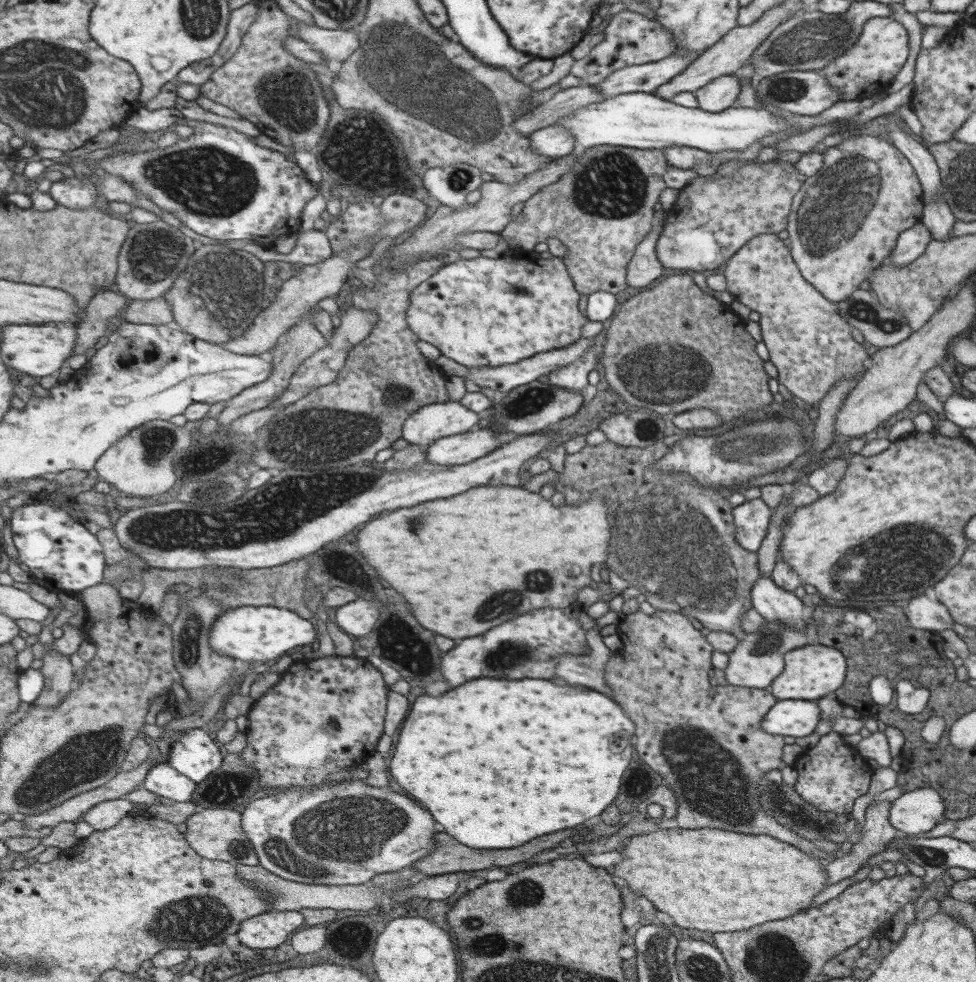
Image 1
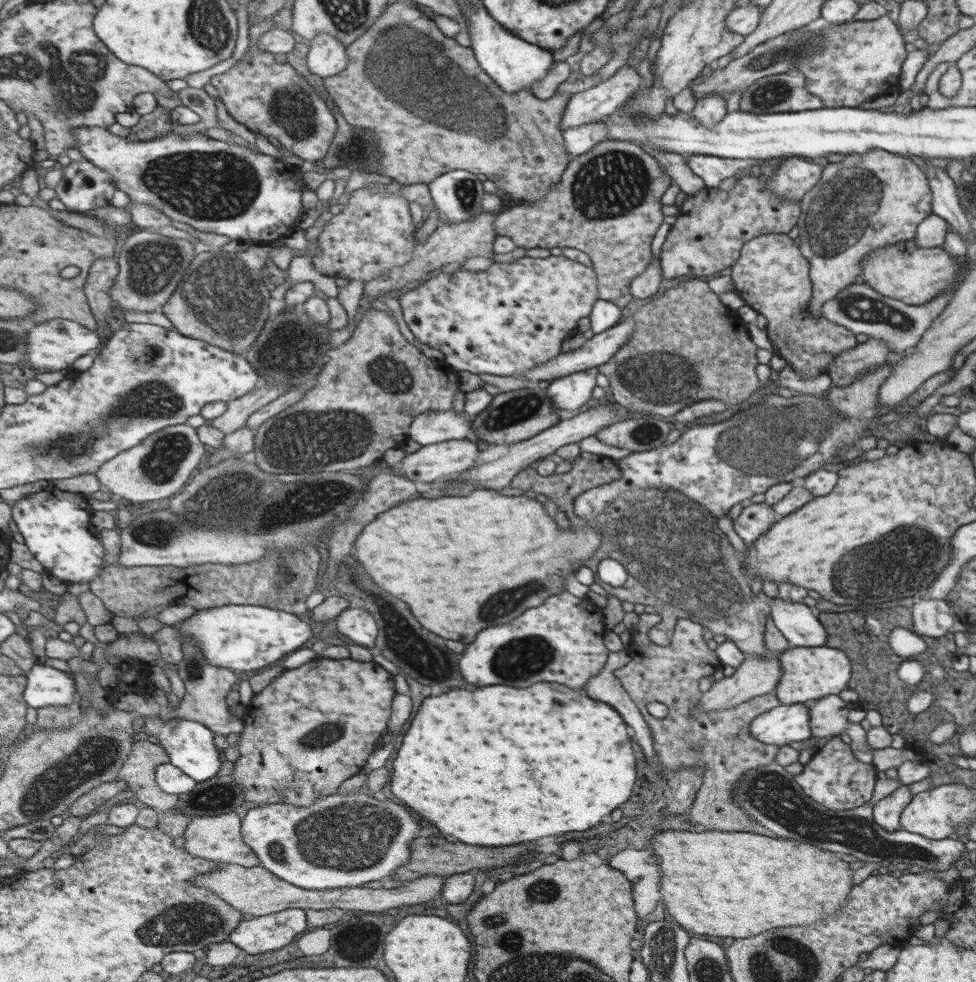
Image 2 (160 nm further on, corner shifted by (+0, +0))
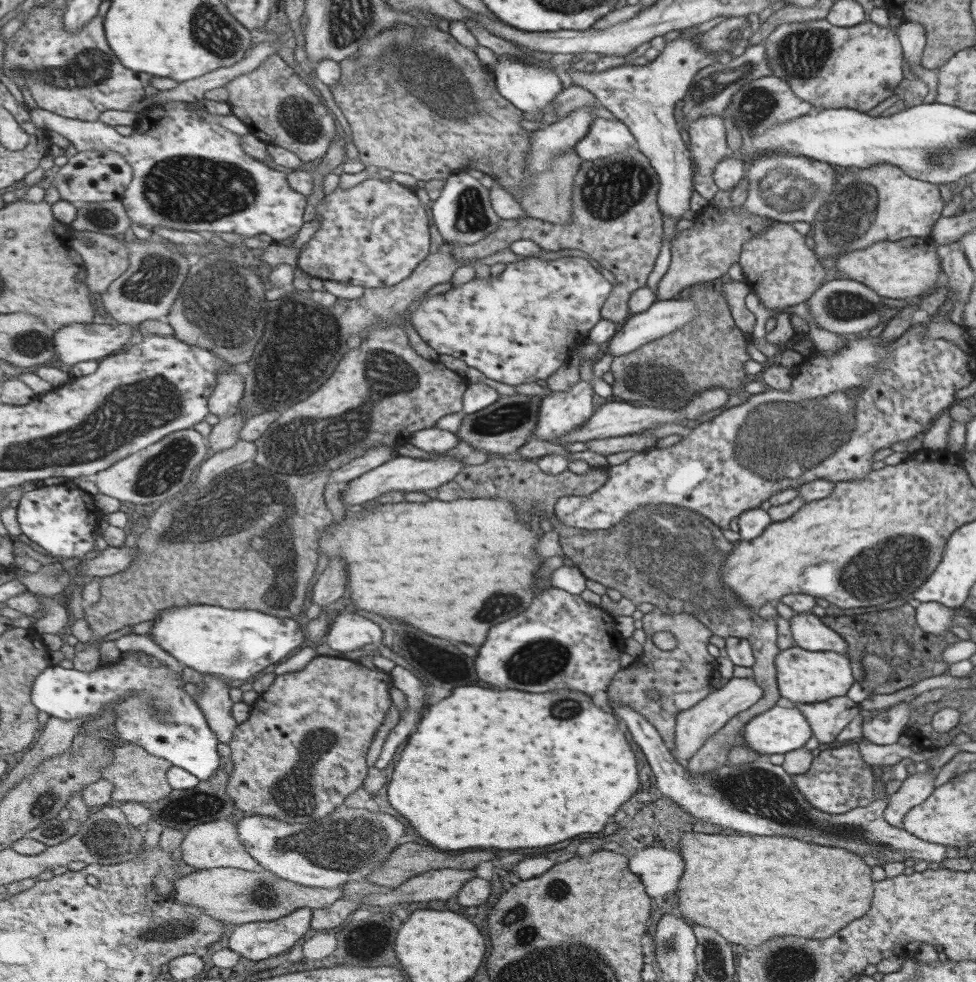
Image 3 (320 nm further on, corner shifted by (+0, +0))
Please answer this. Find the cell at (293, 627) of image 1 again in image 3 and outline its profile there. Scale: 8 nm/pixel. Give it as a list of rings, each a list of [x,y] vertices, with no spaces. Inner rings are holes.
[[[181,605],[164,610],[150,634],[178,662],[202,675],[249,680],[271,664],[281,663],[305,641],[301,619],[279,618],[251,609],[229,609],[215,605]]]

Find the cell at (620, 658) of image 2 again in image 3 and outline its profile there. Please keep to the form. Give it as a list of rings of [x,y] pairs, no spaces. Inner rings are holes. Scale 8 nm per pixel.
[[[608,699],[610,708],[625,722],[633,742],[643,750],[657,790],[663,797],[671,799],[687,814],[720,828],[731,828],[741,834],[755,836],[789,836],[807,840],[821,846],[844,848],[859,856],[872,856],[885,862],[903,862],[907,858],[917,862],[927,860],[940,863],[947,848],[942,844],[931,844],[919,840],[900,827],[890,825],[882,816],[886,806],[883,798],[863,807],[853,808],[843,814],[821,812],[813,808],[799,793],[793,776],[767,759],[743,764],[725,764],[707,774],[690,775],[672,757],[669,748],[661,740],[655,728],[629,706]]]

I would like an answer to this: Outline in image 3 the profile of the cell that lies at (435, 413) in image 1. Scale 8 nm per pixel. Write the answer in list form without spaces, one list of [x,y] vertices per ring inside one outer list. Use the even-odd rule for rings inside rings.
[[[436,427],[421,428],[408,437],[407,442],[419,450],[431,454],[443,455],[453,453],[458,444],[458,437],[453,433]]]

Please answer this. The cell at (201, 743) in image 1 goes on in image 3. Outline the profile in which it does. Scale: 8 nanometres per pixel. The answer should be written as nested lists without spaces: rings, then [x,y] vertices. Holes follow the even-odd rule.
[[[141,651],[131,652],[129,658],[123,658],[109,666],[99,666],[95,671],[87,673],[79,672],[75,668],[67,669],[53,665],[41,673],[34,682],[32,699],[39,710],[62,720],[91,718],[91,716],[94,719],[101,719],[105,715],[112,716],[116,718],[113,730],[119,738],[129,744],[143,747],[155,756],[170,760],[174,765],[195,774],[199,780],[207,780],[215,776],[221,766],[221,756],[217,752],[220,740],[210,727],[206,714],[199,708],[197,697],[189,696],[187,692],[189,684],[185,683],[181,673],[167,668],[167,665],[164,666],[159,658]]]

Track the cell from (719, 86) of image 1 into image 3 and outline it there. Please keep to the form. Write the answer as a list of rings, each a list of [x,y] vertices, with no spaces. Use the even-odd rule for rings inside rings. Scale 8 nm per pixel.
[[[675,112],[676,119],[689,137],[691,156],[695,163],[695,177],[698,179],[695,190],[706,201],[710,201],[717,192],[715,184],[711,181],[713,169],[721,160],[730,155],[725,143],[726,119],[722,116],[702,116],[685,120],[681,112]]]

